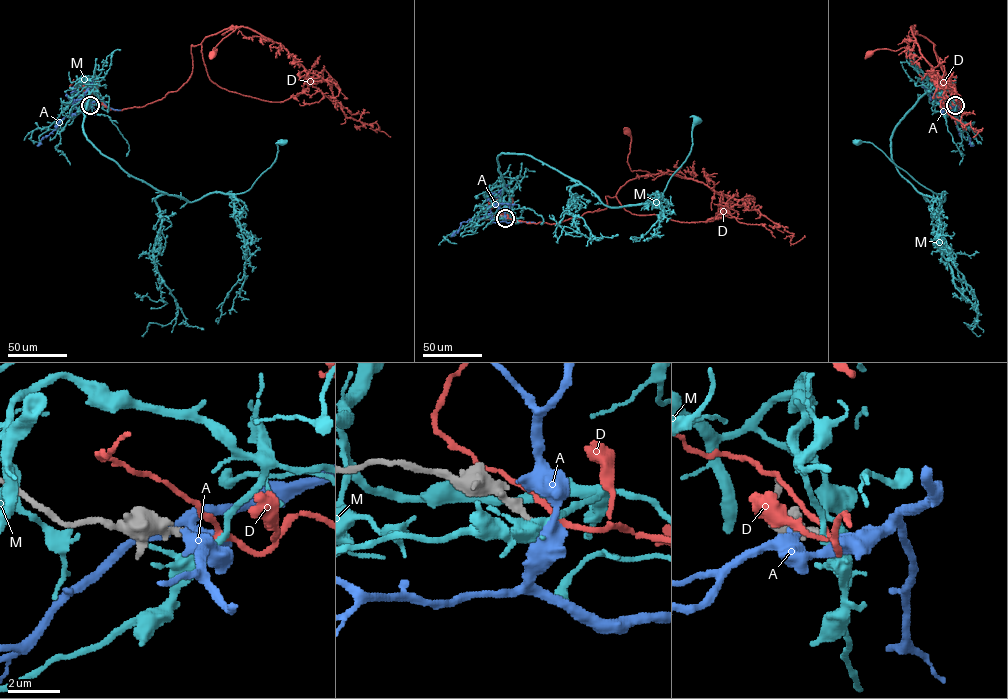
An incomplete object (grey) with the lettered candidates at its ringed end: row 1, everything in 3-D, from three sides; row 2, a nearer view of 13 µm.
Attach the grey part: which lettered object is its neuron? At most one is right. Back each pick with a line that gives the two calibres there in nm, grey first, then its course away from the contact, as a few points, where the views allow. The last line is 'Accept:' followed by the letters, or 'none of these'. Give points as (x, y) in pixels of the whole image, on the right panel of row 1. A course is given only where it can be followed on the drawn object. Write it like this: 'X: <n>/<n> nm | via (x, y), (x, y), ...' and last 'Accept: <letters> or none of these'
D: 190/200 nm | via (955, 106), (961, 110), (949, 91), (935, 44), (912, 26), (907, 46), (869, 53)
Accept: D

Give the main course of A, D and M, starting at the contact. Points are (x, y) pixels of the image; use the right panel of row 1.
A: (955, 106), (958, 105), (959, 110), (953, 115), (959, 135), (967, 137), (974, 145)
D: (955, 106), (961, 110), (949, 91), (935, 44), (912, 26), (907, 46), (869, 53)
M: (955, 106), (928, 90), (891, 139), (898, 172), (943, 202), (942, 192), (858, 142)

